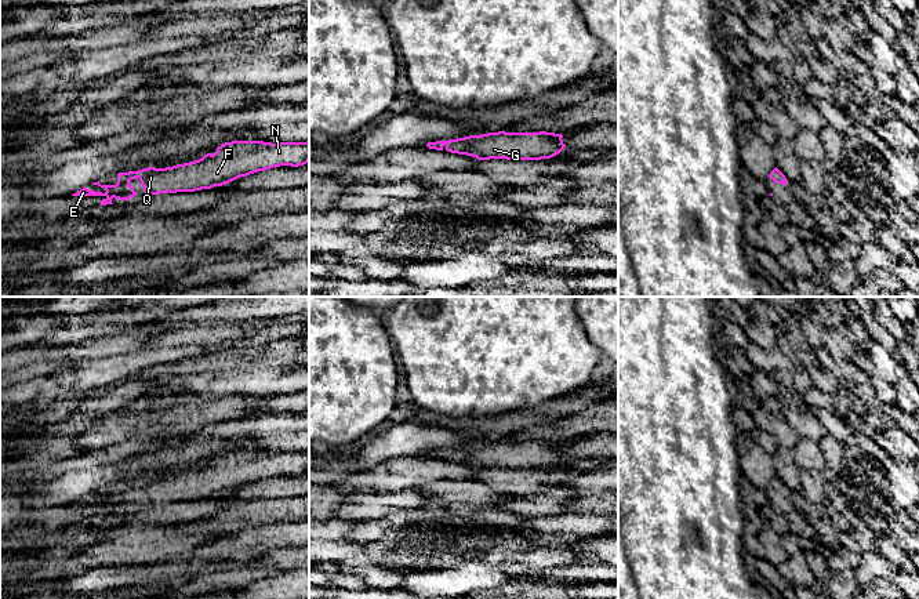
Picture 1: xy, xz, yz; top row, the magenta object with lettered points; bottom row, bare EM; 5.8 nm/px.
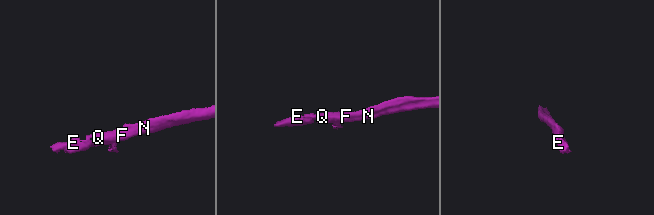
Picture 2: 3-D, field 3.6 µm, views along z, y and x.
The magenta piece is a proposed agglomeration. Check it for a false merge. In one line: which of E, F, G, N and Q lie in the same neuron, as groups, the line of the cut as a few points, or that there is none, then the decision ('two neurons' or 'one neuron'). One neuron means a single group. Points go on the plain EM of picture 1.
E F G N Q | no cut | one neuron

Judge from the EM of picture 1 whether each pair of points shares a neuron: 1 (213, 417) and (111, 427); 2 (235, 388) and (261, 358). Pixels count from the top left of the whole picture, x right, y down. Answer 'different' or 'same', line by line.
1: same
2: different

